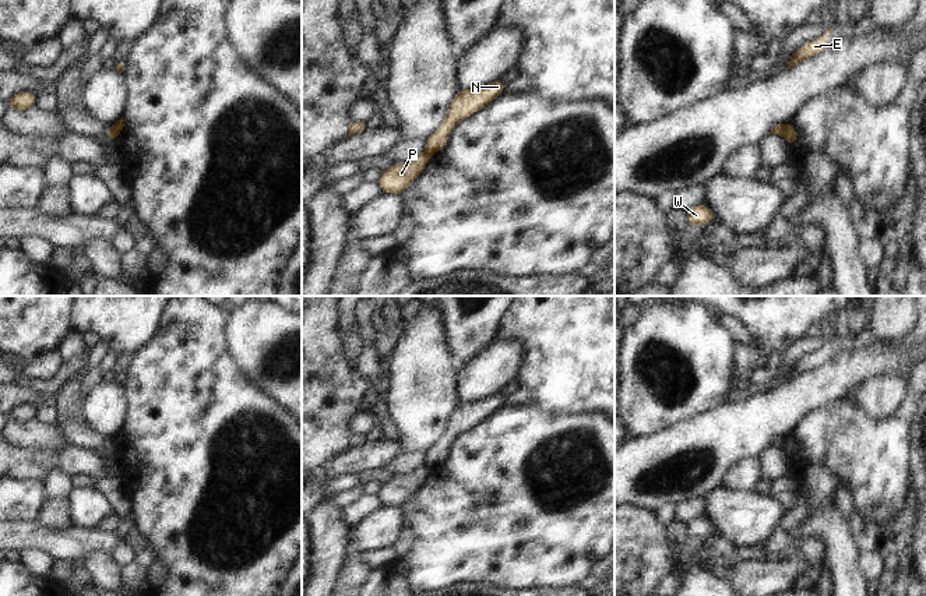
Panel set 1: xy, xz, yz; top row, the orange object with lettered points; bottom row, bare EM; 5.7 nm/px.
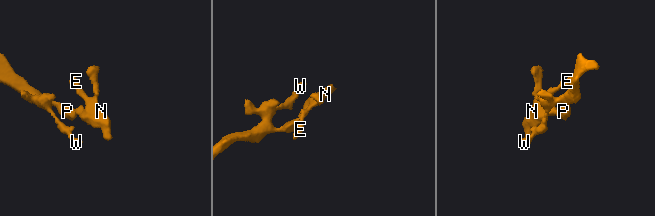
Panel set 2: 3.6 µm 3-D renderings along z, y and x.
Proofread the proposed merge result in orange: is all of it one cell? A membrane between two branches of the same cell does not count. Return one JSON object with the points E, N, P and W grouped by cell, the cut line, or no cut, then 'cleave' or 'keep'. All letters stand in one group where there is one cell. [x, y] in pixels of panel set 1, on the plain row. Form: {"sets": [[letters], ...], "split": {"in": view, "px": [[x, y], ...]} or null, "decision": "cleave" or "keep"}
{"sets": [["E", "N"], ["P", "W"]], "split": {"in": "yz", "px": [[788, 438], [784, 448]]}, "decision": "cleave"}

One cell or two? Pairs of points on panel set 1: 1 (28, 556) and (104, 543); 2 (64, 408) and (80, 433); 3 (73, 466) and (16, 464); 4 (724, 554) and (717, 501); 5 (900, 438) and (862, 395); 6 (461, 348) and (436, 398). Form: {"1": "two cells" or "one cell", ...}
{"1": "two cells", "2": "one cell", "3": "one cell", "4": "two cells", "5": "two cells", "6": "two cells"}

